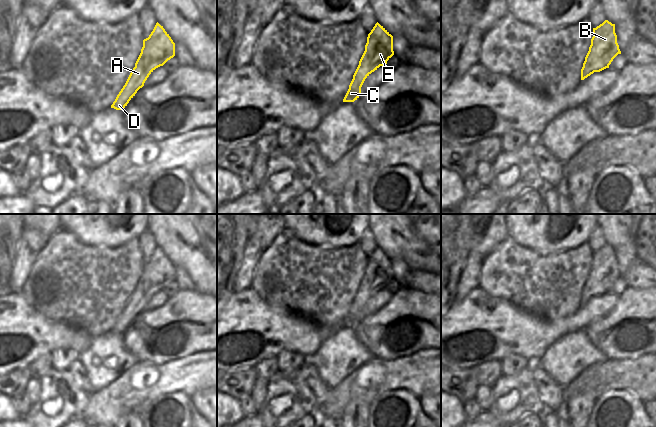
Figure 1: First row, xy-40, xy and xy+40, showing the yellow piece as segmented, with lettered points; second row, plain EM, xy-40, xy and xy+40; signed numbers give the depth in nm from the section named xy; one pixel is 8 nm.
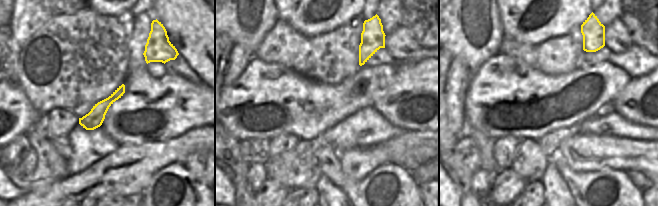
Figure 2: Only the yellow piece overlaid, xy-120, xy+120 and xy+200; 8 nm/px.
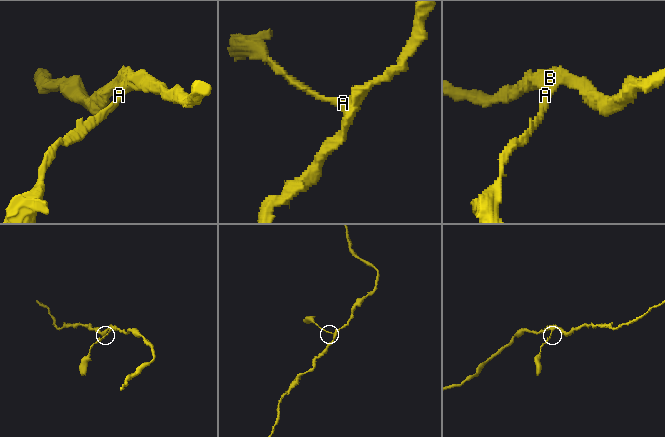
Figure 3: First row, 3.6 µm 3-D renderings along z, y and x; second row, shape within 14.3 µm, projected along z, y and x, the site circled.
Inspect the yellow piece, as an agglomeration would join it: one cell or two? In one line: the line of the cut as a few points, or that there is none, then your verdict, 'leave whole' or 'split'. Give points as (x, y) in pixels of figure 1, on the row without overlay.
cut none; leave whole

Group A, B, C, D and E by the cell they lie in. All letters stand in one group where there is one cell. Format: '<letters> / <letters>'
A B C D E

